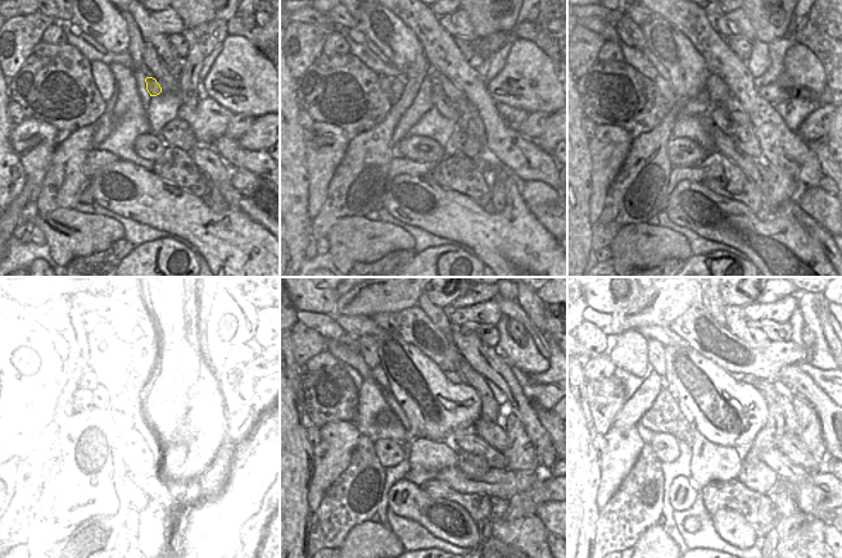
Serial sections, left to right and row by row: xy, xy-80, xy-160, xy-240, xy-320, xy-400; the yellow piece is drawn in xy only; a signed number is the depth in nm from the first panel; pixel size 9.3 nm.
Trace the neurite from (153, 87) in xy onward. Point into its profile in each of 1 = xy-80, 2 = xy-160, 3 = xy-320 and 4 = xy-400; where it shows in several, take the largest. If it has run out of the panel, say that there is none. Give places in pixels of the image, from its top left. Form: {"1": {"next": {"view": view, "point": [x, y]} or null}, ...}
{"1": {"next": {"view": "xy-80", "point": [442, 103]}}, "2": {"next": {"view": "xy-160", "point": [736, 128]}}, "3": {"next": {"view": "xy-320", "point": [469, 440]}}, "4": {"next": {"view": "xy-400", "point": [774, 457]}}}

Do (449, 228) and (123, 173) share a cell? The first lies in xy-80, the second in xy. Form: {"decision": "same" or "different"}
{"decision": "same"}

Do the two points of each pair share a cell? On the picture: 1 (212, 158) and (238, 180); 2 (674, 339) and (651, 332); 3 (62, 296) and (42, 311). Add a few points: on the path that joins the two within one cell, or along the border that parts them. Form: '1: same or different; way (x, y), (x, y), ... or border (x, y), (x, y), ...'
1: same; way (213, 166), (230, 180)
2: same; way (669, 338), (656, 332)
3: different; border (48, 303), (67, 311)

